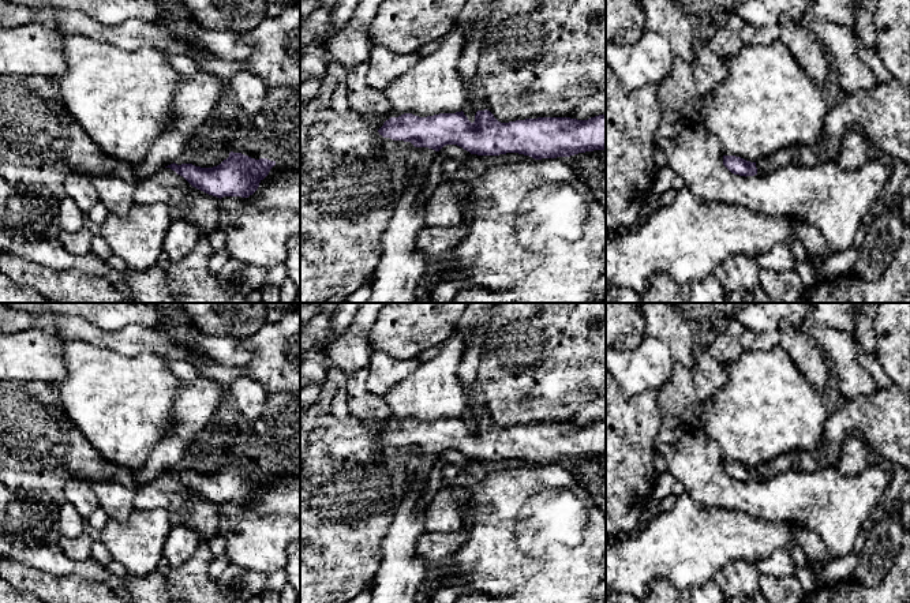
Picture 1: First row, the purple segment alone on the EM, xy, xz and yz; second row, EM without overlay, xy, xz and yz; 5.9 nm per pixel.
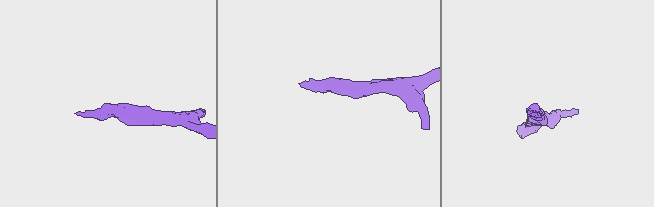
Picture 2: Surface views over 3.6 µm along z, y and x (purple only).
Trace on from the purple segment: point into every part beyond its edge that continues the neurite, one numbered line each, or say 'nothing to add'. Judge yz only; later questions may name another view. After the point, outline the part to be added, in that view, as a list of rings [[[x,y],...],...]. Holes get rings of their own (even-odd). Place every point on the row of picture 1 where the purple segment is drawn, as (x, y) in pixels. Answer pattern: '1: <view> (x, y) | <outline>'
1: yz (786, 156) | [[[790,146],[769,154],[756,162],[757,173],[767,175],[786,165],[791,165],[799,150],[799,146]]]

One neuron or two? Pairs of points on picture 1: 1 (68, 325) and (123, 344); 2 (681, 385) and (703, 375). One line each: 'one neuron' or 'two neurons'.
1: one neuron
2: one neuron

